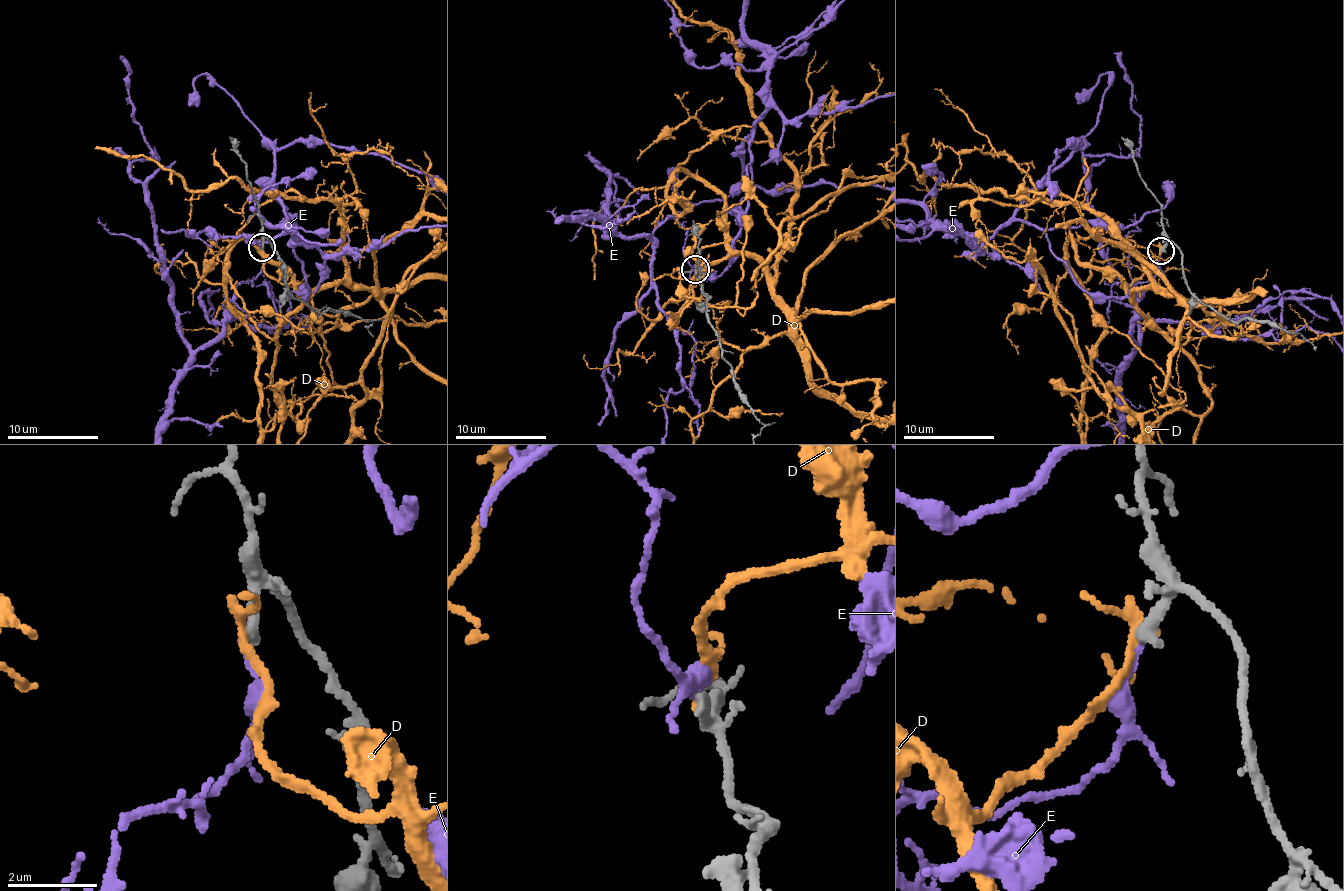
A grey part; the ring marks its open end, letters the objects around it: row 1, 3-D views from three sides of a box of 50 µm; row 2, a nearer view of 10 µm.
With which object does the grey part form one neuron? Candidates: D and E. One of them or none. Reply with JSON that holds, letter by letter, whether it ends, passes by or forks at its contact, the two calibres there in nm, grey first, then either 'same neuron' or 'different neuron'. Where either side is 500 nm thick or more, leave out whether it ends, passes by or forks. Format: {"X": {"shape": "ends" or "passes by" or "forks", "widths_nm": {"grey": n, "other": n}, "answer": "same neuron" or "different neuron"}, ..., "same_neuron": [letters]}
{"D": {"shape": "passes by", "widths_nm": {"grey": 300, "other": 200}, "answer": "different neuron"}, "E": {"shape": "ends", "widths_nm": {"grey": 280, "other": 110}, "answer": "different neuron"}, "same_neuron": []}

